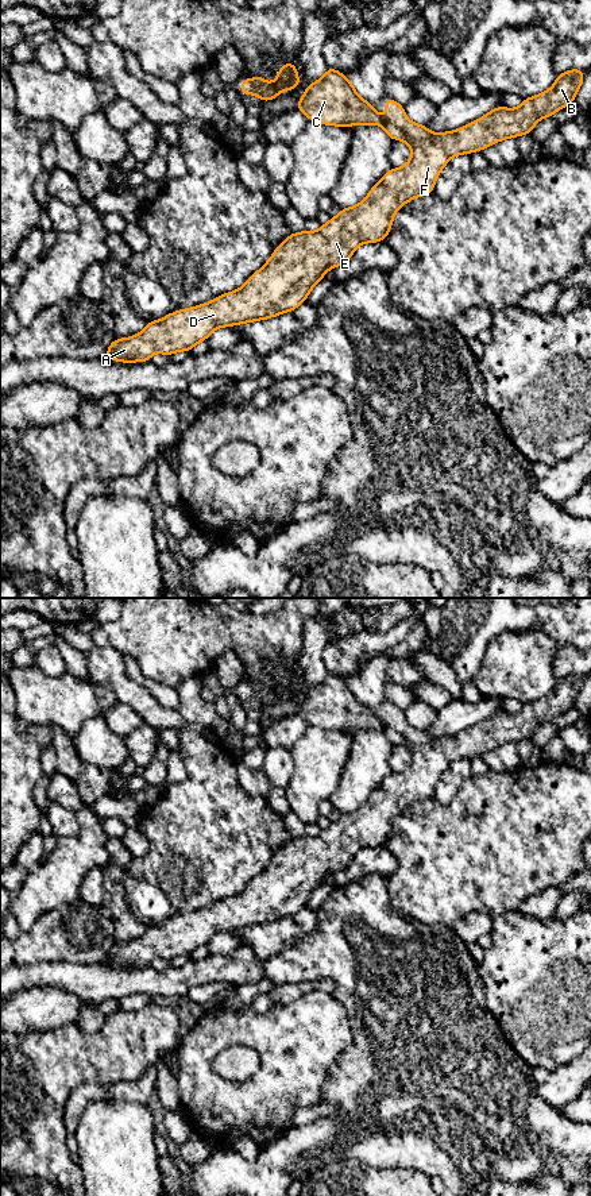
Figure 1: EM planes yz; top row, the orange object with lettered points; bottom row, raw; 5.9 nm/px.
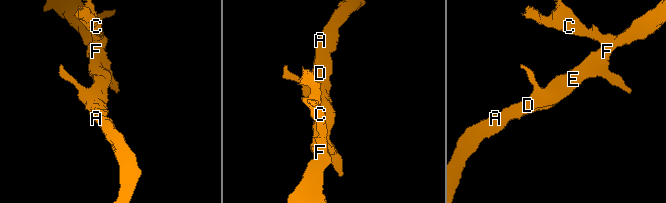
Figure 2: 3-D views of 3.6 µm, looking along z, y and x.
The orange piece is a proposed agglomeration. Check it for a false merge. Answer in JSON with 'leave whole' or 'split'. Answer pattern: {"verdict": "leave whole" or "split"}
{"verdict": "leave whole"}

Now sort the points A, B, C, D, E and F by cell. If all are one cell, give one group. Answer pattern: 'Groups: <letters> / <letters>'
Groups: A B C D E F

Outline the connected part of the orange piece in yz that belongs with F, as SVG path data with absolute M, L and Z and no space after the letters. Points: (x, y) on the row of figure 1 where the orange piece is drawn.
M328 65L325 76L312 82L298 100L297 109L309 120L327 126L344 128L355 124L381 126L393 140L403 140L412 147L412 159L402 167L390 169L385 173L381 182L371 188L362 202L352 208L341 208L340 213L331 217L318 231L290 234L274 250L264 266L254 273L239 290L224 293L198 306L173 312L162 320L146 323L142 333L127 339L115 339L104 356L111 360L131 363L147 362L154 352L162 352L167 356L177 351L190 352L198 342L206 340L220 327L259 321L294 310L306 300L310 290L329 269L349 261L359 244L385 240L393 225L394 215L403 204L418 196L432 194L436 178L452 157L480 151L507 138L532 134L540 119L552 117L556 111L575 101L583 77L582 69L571 69L557 74L551 89L524 99L515 109L503 105L497 107L483 117L456 131L434 134L424 124L412 123L405 115L403 107L389 96L386 96L386 117L382 119L371 103L359 97L354 84L341 72Z

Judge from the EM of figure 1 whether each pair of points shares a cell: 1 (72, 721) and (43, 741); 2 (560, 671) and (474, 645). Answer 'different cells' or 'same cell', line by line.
1: different cells
2: different cells

